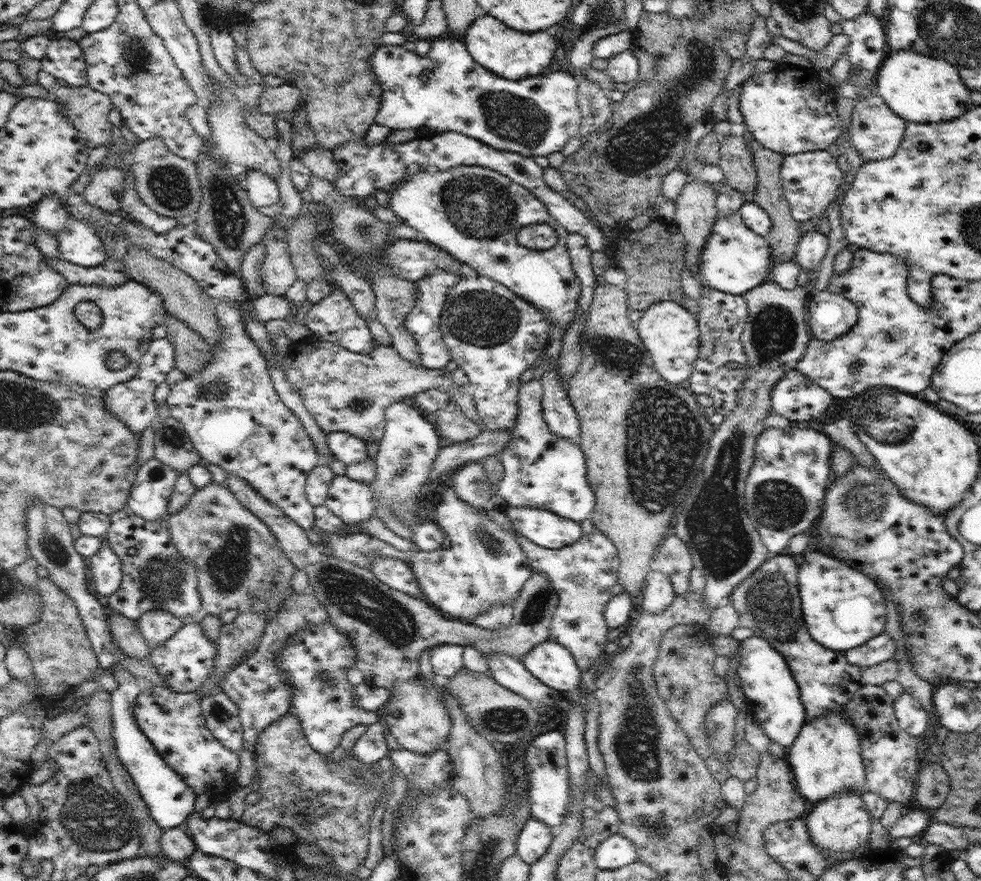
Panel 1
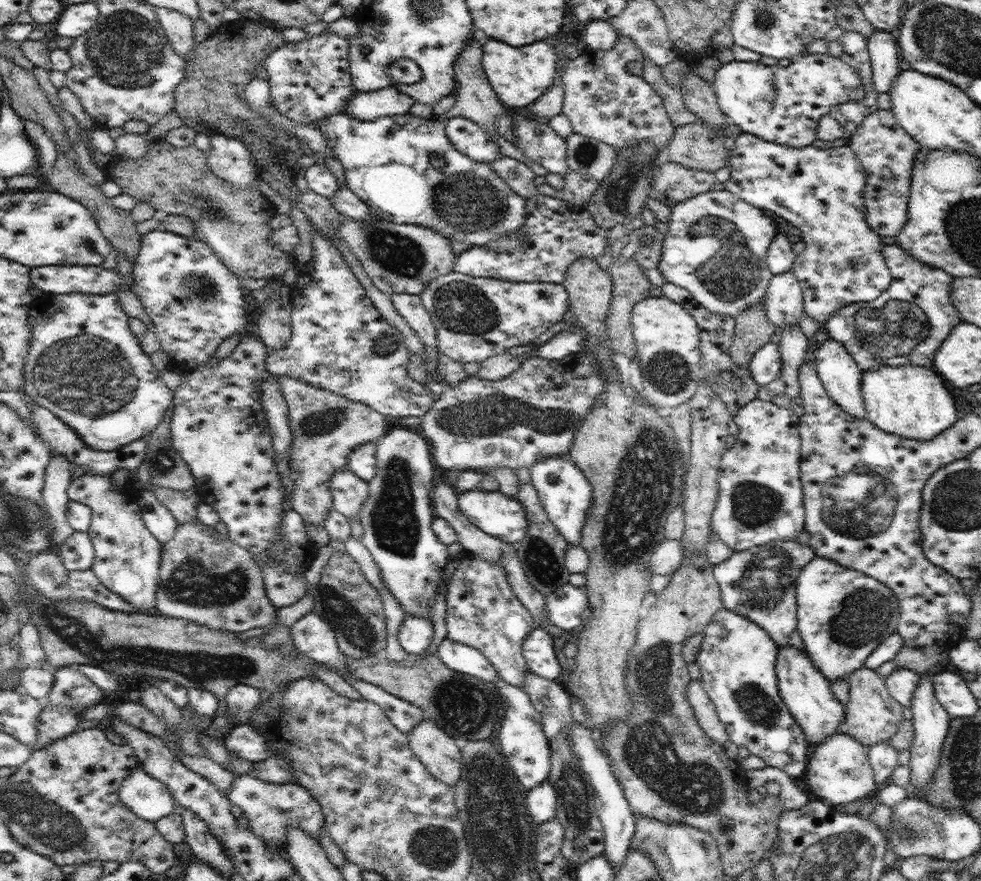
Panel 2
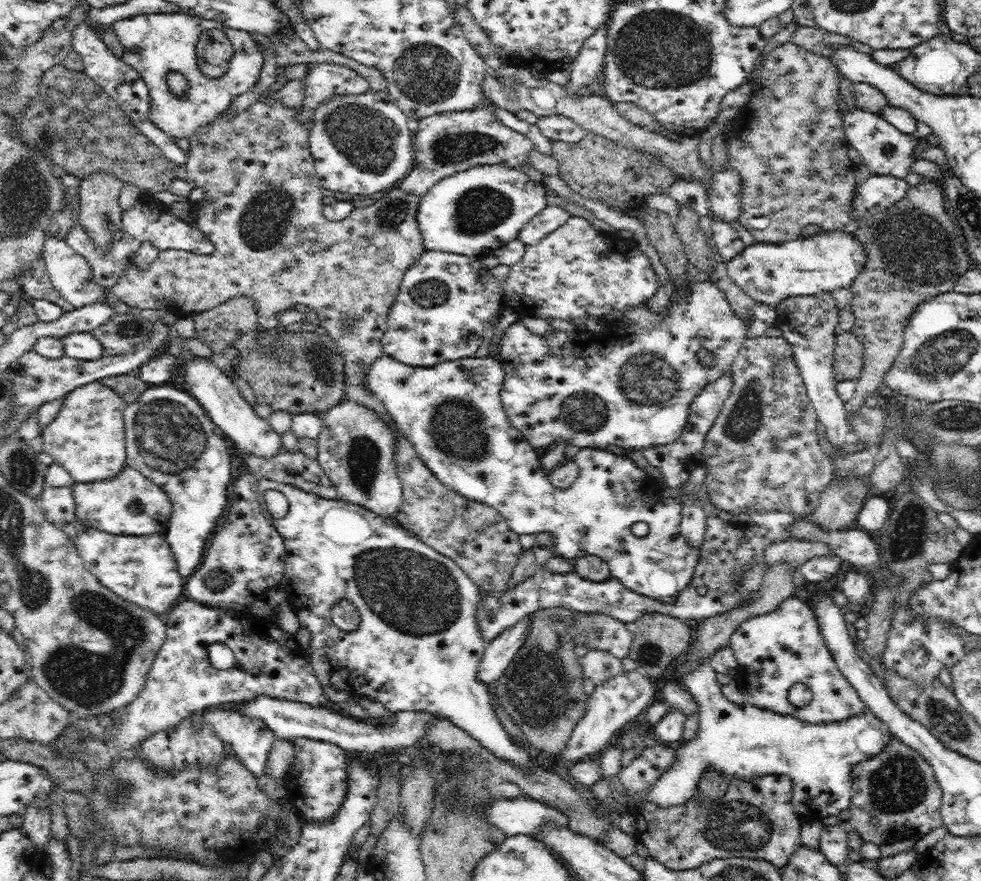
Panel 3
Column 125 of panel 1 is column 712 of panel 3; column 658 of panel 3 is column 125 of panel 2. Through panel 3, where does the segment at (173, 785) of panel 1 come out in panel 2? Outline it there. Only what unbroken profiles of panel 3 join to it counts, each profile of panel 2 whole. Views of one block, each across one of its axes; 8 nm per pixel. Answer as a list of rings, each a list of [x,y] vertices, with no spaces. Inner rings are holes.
[[[140,765],[126,778],[119,797],[136,816],[150,822],[156,822],[177,810],[172,793],[156,778],[146,774]]]

